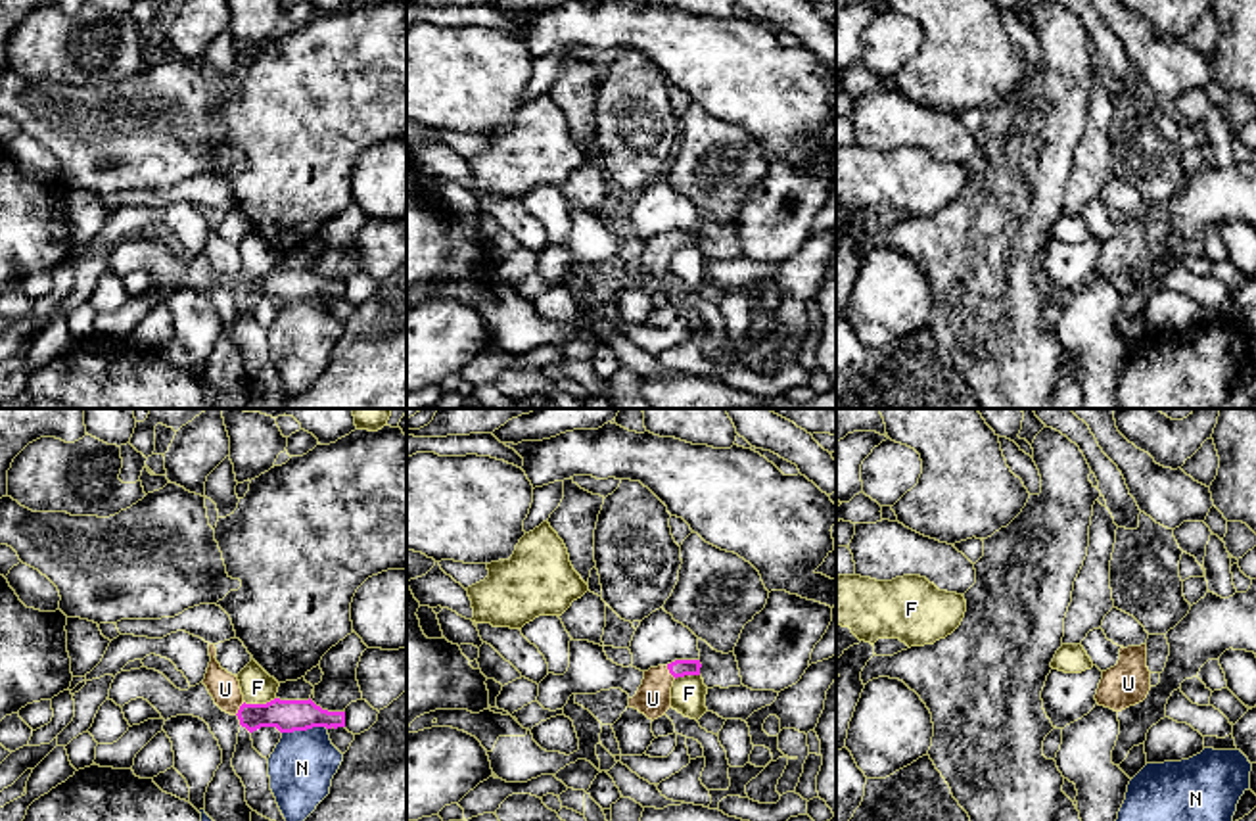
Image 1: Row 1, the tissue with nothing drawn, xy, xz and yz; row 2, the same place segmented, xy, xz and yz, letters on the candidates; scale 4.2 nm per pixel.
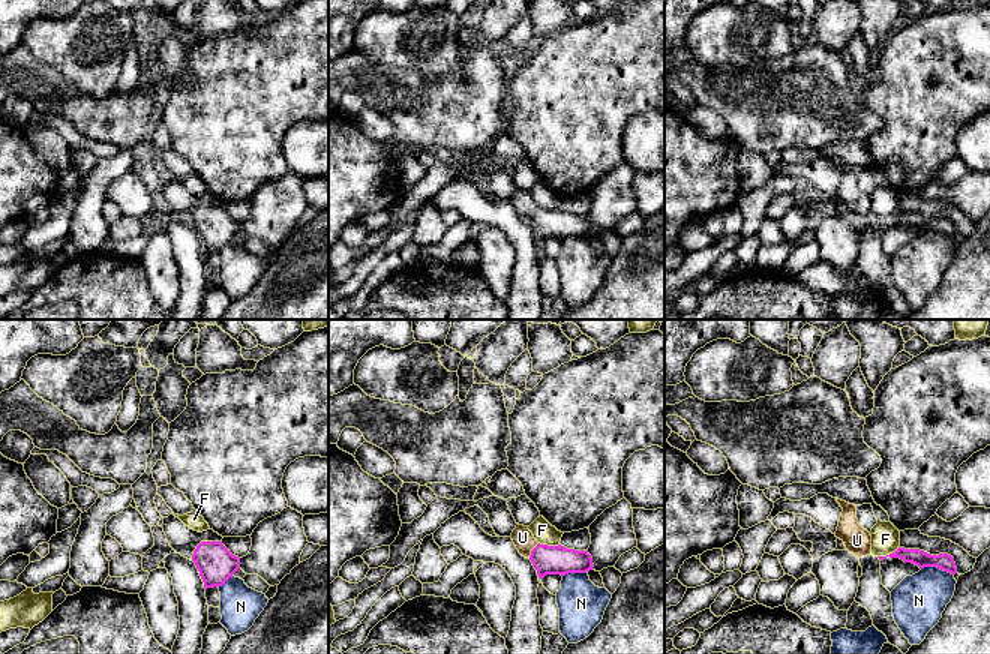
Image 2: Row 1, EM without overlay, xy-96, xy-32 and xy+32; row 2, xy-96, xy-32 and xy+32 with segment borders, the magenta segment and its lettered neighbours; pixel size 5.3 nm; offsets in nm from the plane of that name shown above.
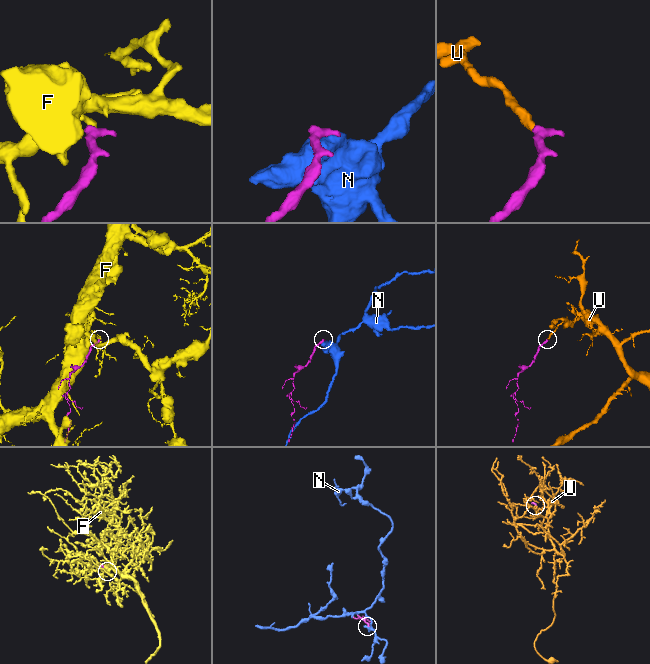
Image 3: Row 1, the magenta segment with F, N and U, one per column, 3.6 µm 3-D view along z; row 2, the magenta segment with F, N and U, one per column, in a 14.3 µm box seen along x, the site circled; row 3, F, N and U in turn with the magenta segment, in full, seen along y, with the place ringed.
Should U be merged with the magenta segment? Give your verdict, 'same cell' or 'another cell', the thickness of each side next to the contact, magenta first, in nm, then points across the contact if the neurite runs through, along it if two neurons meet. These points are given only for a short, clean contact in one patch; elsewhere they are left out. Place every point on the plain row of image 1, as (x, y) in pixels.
same cell; calibres 140 and 130 nm; way xy (288, 286), (248, 284), (240, 279), (225, 259)

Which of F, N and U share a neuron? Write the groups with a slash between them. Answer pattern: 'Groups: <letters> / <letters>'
Groups: F / N / U

